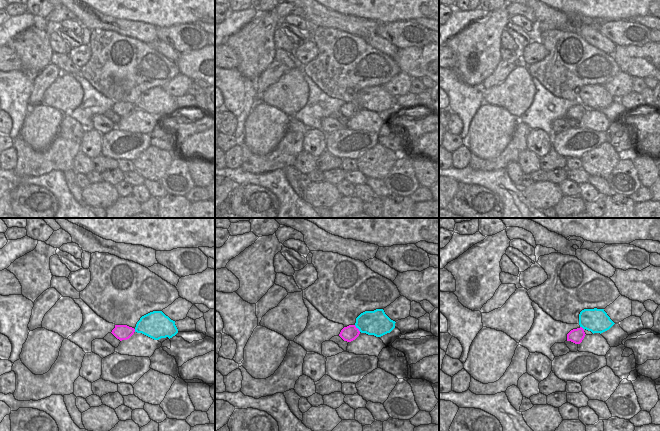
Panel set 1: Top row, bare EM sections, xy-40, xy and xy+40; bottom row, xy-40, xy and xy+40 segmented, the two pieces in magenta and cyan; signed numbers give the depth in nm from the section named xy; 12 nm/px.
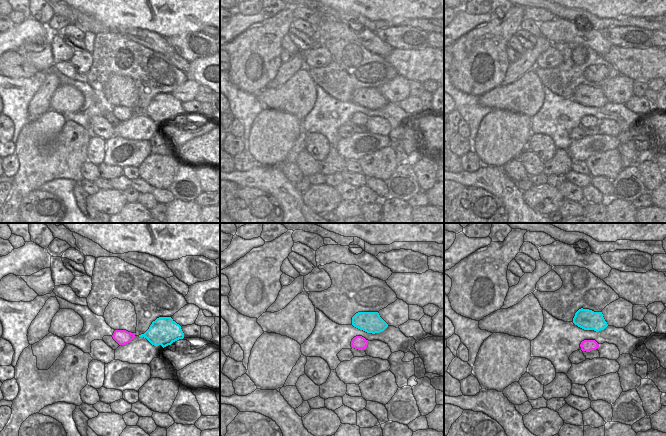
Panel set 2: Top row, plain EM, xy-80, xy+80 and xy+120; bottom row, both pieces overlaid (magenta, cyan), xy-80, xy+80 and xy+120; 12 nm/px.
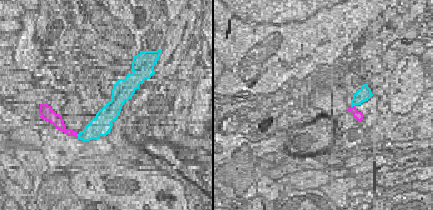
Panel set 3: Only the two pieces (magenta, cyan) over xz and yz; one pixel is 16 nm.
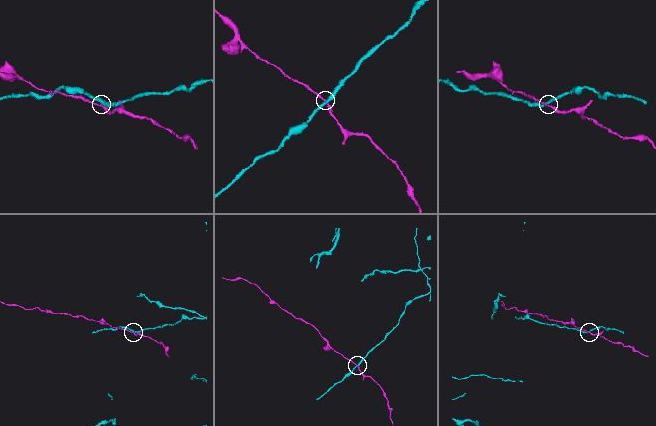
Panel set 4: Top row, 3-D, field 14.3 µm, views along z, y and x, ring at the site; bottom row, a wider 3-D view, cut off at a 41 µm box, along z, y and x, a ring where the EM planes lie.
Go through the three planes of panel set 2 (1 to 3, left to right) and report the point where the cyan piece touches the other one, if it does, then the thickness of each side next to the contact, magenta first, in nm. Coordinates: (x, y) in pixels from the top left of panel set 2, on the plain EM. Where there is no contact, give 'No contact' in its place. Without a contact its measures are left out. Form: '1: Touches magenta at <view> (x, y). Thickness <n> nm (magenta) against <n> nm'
1: No contact
2: No contact
3: No contact

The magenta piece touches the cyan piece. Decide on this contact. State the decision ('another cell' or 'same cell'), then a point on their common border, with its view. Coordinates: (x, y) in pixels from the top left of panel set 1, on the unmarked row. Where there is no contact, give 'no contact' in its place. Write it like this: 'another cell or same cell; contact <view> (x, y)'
another cell; contact xy (357, 104)

